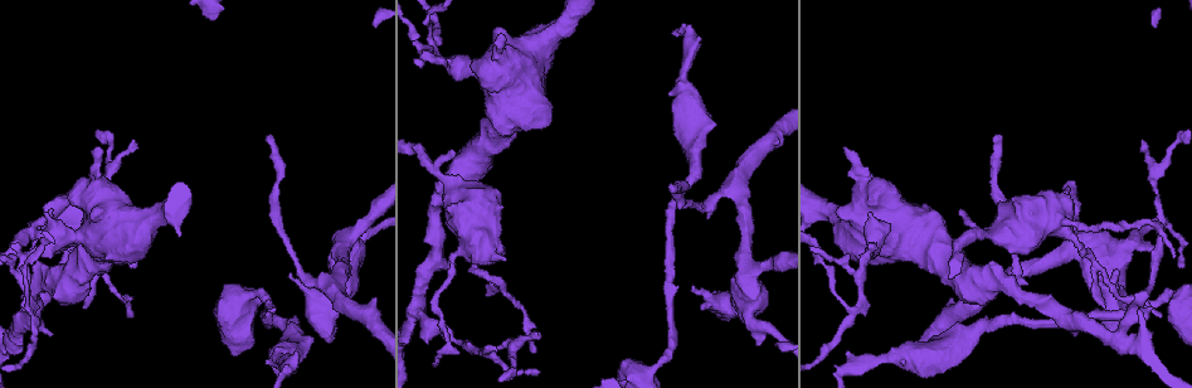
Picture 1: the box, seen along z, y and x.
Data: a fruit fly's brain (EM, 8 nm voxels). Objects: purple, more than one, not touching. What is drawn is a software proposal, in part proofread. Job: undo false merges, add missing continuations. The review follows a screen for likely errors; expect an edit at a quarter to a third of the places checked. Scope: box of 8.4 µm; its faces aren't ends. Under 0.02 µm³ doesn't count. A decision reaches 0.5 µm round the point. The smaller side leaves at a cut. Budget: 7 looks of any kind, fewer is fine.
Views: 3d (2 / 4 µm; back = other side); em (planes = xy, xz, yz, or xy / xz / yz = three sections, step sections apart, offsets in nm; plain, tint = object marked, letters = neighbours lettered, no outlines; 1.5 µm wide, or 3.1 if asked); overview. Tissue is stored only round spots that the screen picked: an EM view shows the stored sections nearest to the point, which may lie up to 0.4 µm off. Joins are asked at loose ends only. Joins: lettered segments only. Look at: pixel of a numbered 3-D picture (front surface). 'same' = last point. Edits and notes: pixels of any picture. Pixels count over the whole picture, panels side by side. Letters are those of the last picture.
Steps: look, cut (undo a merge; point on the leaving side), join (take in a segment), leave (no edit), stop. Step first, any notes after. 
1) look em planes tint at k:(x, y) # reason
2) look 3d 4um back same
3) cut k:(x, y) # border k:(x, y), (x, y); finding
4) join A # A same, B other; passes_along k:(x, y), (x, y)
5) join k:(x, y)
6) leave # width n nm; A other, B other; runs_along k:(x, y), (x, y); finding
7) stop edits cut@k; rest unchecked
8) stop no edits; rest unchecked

look em planes letters at 1:(671, 186) # an open end

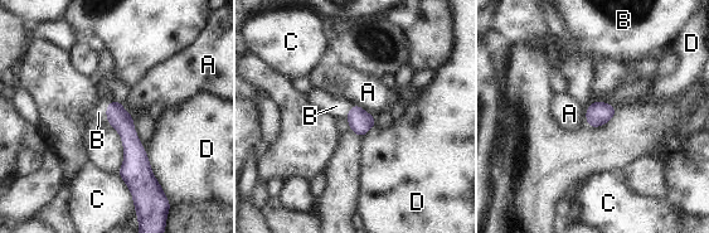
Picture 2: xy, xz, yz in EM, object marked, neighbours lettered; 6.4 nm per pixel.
join B # width 140 nm; A other, B same, C other, D other; passes_along 2:(117, 117), (106, 112), (98, 112); the cell continues

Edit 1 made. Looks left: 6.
look 3d 2um back at 1:(134, 142) # an open end

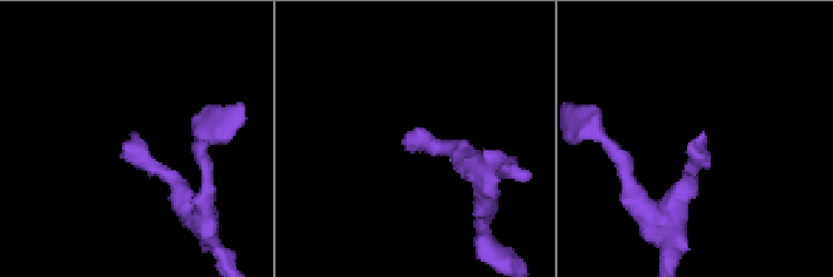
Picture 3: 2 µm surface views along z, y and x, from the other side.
look em xz step 4 letters at 3:(128, 133)

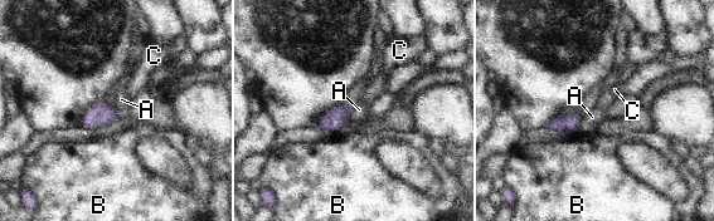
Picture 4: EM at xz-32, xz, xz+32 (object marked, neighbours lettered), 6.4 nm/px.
look em planes letters same # another direction

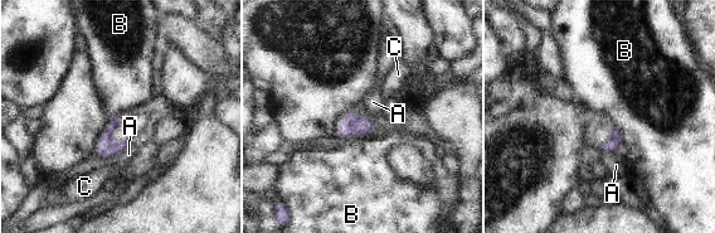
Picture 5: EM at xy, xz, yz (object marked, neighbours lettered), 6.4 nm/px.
leave # A other, B other, C other; border 5:(614, 125), (624, 141); none of them fits

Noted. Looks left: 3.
look em planes letters at 1:(288, 275) # thick end

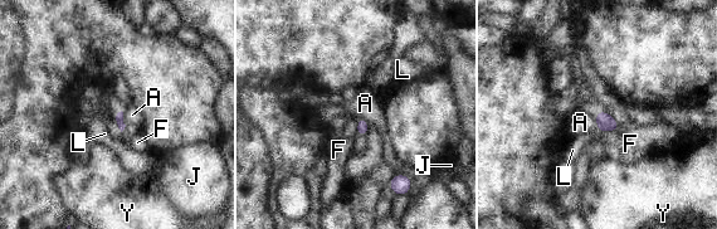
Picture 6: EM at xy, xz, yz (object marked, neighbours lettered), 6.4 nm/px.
leave # A other, F other, J other, L other, Y other; border 6:(357, 118), (355, 134); no lettered segment goes on from it

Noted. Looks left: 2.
stop edits join@2; rest unchecked

